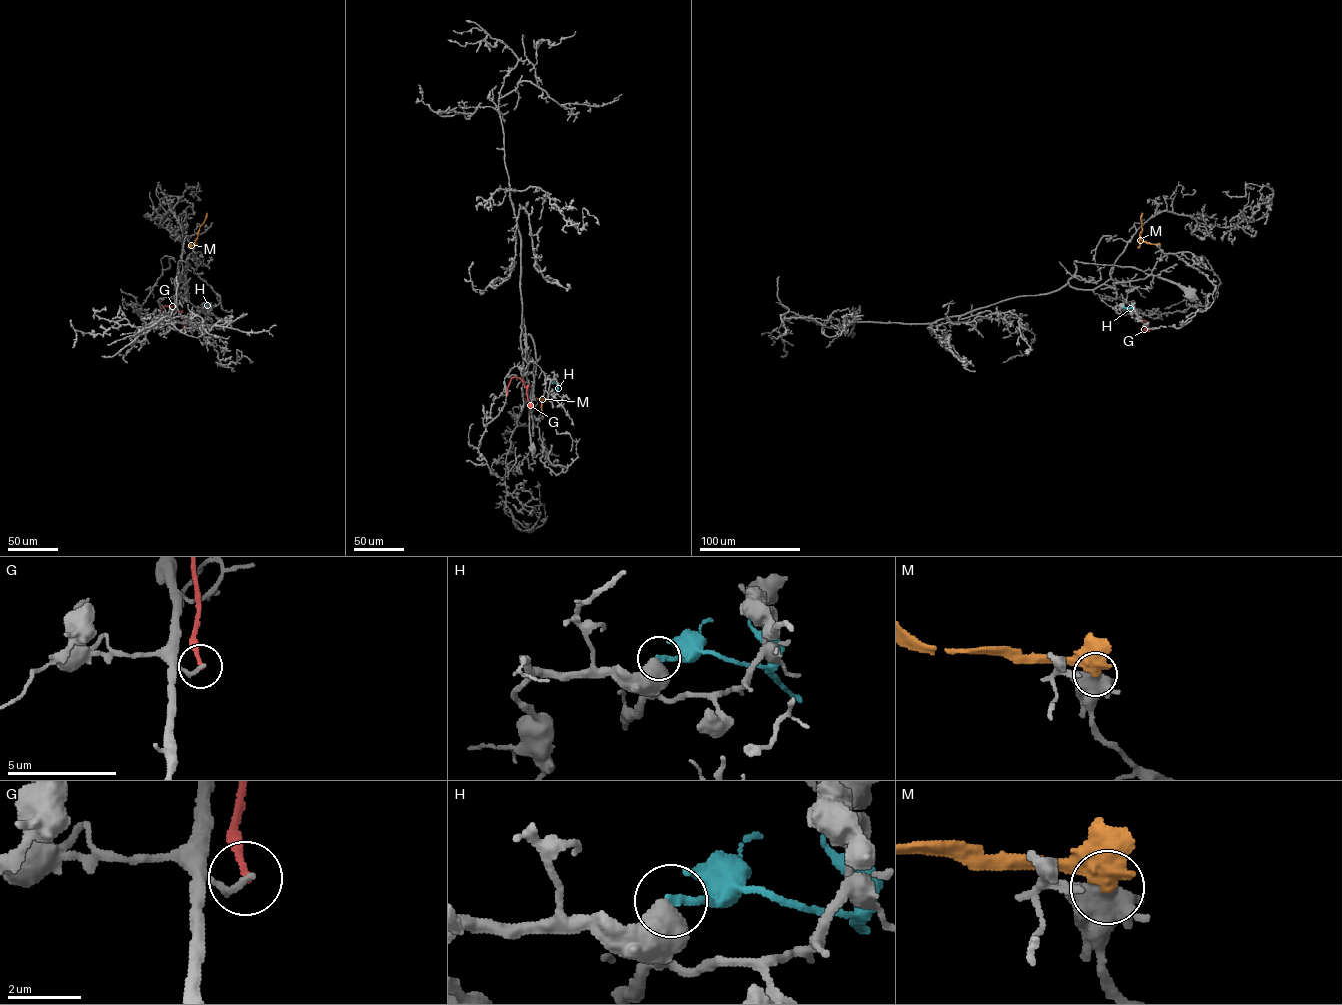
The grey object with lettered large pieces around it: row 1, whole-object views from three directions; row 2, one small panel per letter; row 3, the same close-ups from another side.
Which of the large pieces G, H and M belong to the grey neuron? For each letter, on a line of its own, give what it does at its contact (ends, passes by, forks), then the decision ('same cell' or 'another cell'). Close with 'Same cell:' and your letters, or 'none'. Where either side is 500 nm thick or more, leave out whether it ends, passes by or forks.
G: it ends there; another cell
H: another cell
M: another cell
Same cell: none

